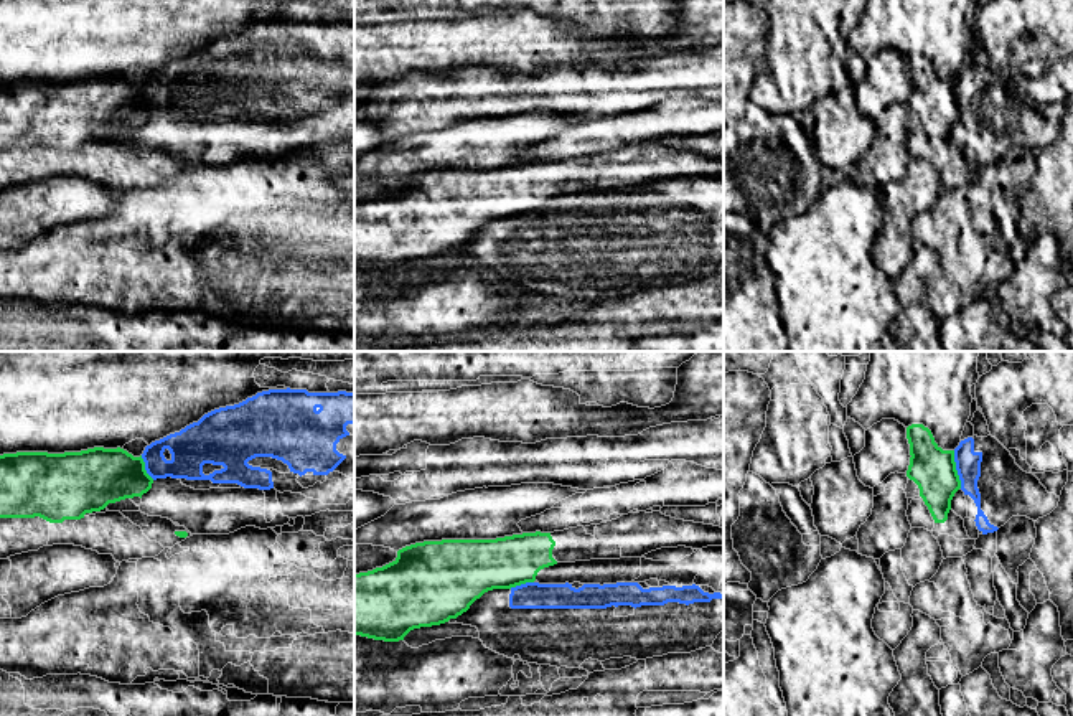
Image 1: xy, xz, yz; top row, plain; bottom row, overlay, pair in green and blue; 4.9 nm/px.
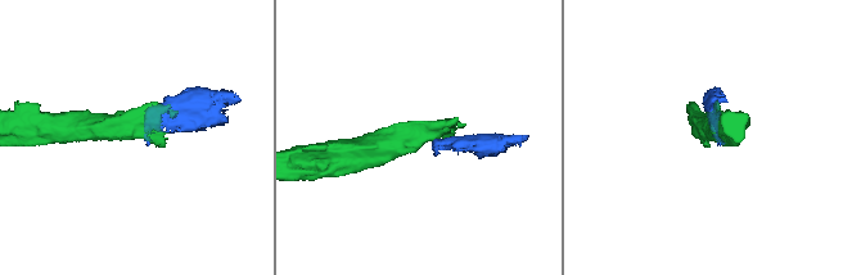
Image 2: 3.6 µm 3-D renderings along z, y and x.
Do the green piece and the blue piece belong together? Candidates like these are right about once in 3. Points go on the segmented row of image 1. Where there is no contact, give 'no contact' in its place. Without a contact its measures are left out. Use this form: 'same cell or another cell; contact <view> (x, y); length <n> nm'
another cell; contact yz (955, 469); length 190 nm

